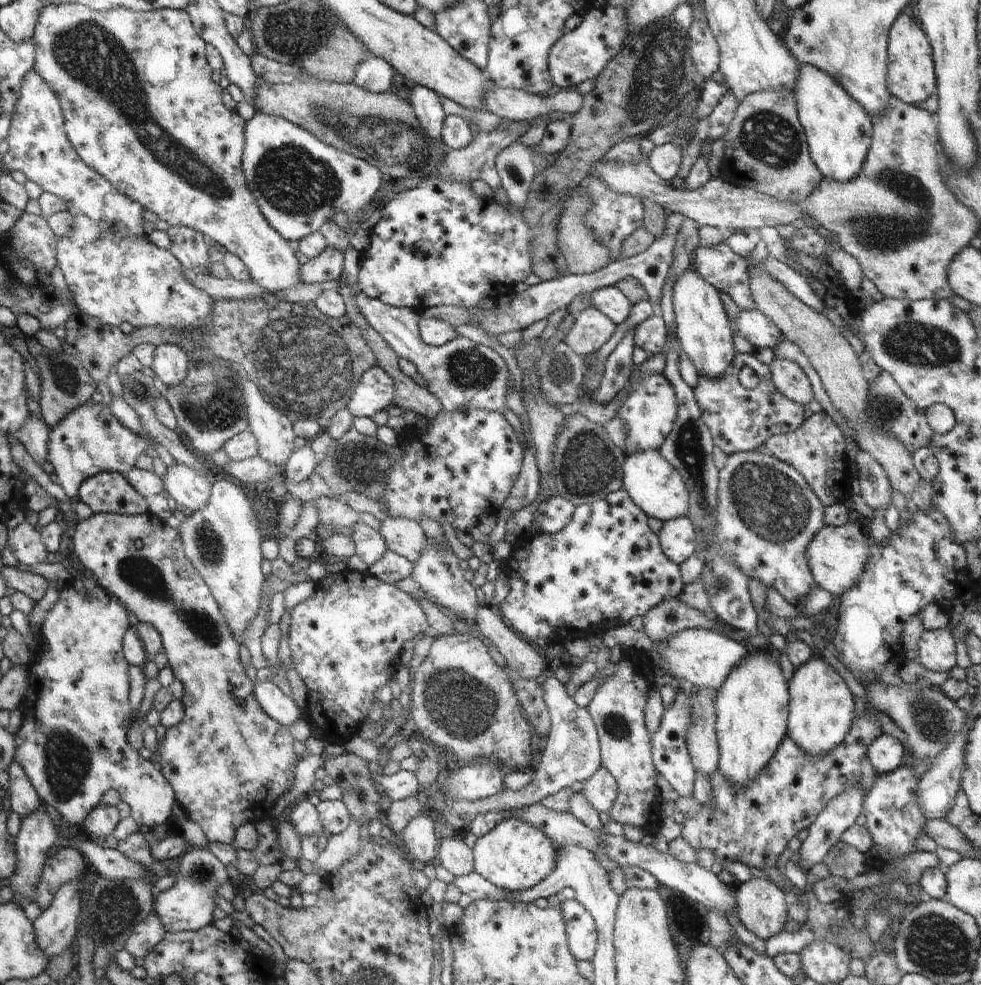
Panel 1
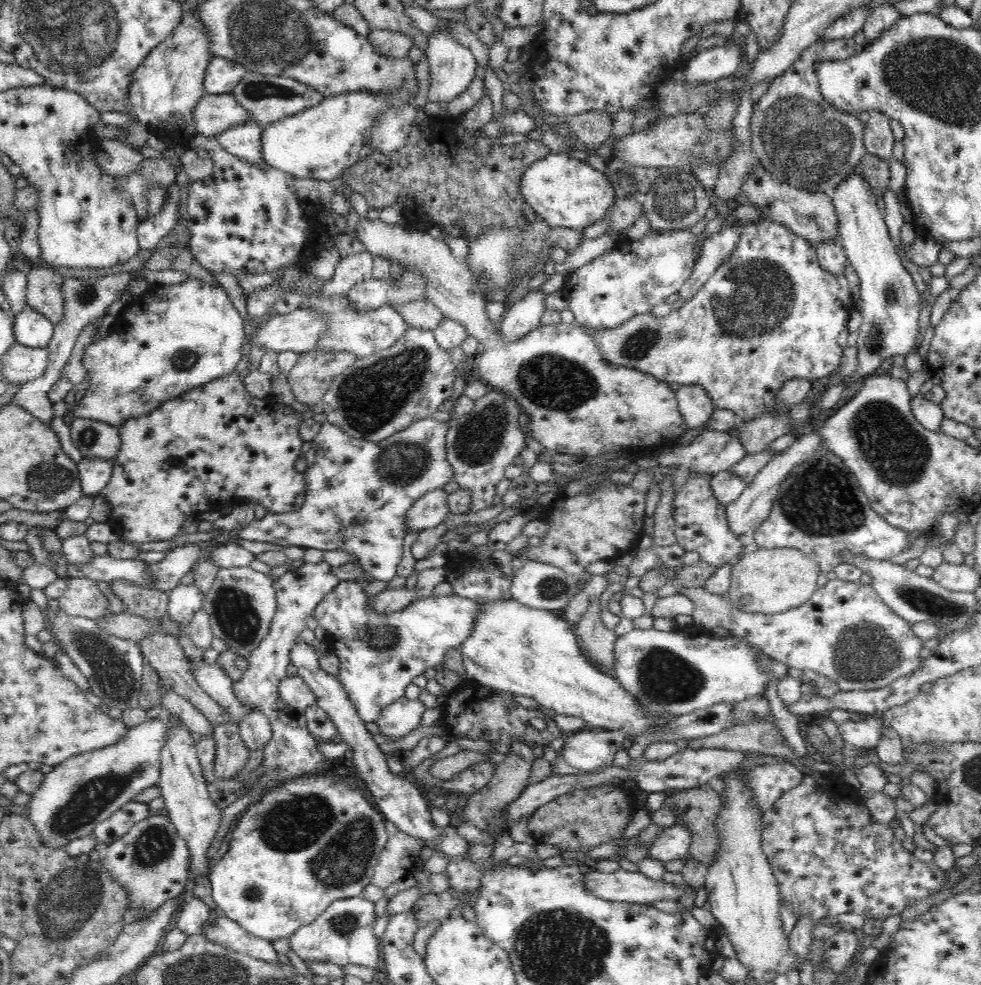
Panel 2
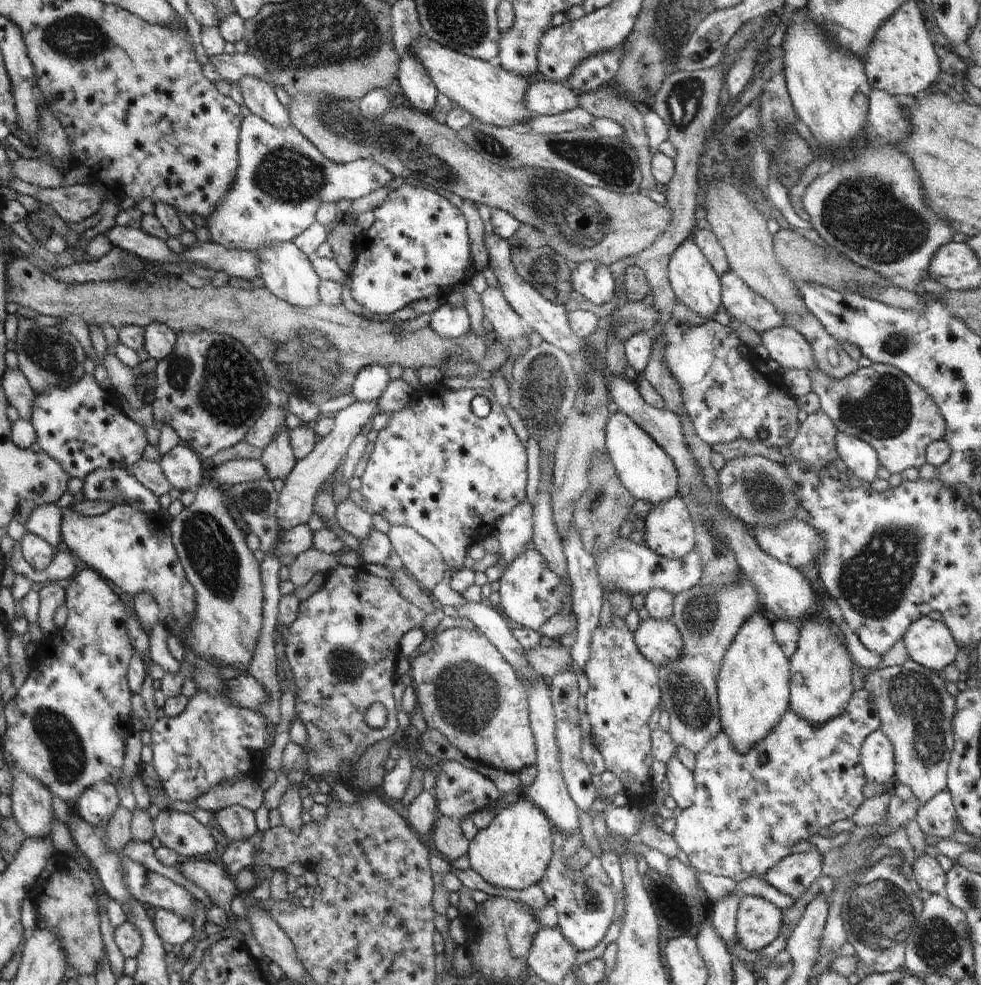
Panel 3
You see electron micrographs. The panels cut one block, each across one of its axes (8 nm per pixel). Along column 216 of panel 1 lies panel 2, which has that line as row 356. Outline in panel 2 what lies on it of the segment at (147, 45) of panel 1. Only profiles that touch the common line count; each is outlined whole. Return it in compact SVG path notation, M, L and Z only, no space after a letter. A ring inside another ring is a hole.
M193 277L176 284L164 281L152 290L152 310L146 304L148 300L150 298L134 304L128 315L118 316L109 335L87 346L82 364L87 370L89 386L74 406L78 417L100 420L120 428L128 419L151 413L183 392L215 378L231 375L238 366L246 340L245 321L223 287L209 285Z

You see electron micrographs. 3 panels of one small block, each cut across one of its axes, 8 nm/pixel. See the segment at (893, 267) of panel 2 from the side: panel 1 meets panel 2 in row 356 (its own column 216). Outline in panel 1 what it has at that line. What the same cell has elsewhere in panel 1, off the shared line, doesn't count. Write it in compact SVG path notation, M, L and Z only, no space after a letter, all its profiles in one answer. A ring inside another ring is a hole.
M188 848L172 865L178 880L170 889L156 896L153 912L162 921L166 932L197 931L213 924L212 911L216 904L210 894L217 893L222 883L230 881L224 863L206 849Z

